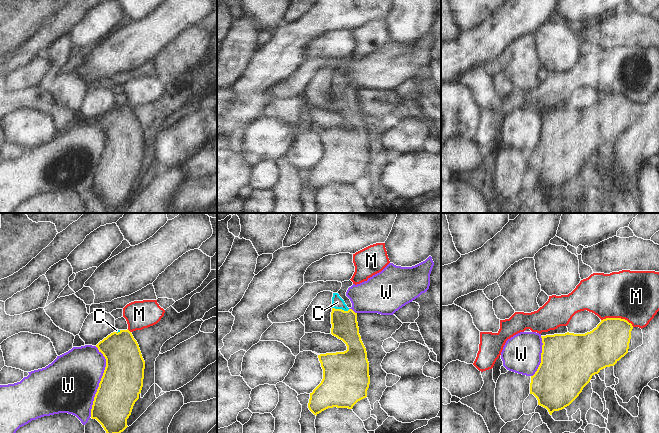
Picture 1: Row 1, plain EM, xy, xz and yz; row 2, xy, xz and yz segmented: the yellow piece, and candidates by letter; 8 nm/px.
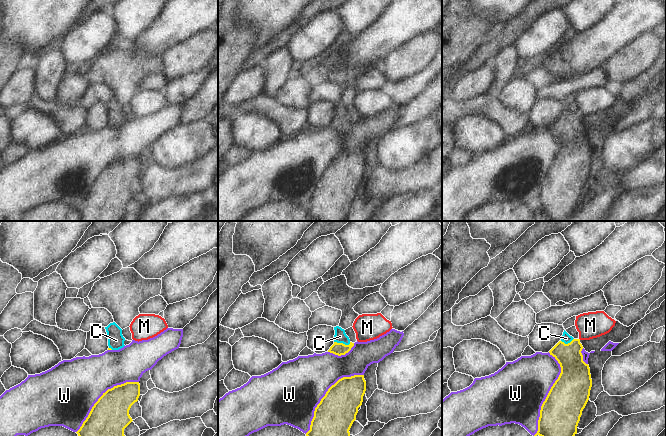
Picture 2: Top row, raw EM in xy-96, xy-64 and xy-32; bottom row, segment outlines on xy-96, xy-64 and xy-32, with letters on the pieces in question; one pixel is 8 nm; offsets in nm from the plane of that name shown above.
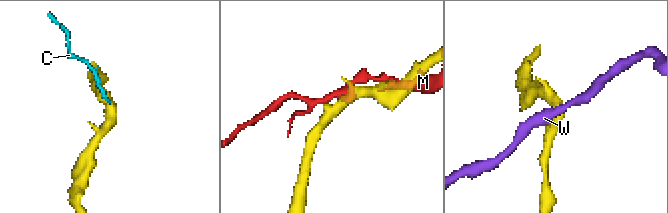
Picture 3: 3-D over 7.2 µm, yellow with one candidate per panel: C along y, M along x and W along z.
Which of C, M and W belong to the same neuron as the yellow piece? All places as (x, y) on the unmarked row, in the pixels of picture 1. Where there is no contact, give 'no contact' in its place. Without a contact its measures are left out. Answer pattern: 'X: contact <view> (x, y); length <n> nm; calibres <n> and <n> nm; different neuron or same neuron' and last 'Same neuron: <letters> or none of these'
C: contact xz (341, 85); length 140 nm; calibres 200 and 100 nm; same neuron
M: contact yz (617, 94); length 280 nm; calibres 320 and 400 nm; different neuron
W: contact xy (100, 157); length 550 nm; calibres 340 and 440 nm; different neuron
Same neuron: C

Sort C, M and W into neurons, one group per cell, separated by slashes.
C / M / W

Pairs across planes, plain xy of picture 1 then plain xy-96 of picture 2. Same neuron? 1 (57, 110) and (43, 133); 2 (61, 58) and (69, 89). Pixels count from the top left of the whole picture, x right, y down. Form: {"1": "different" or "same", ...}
{"1": "different", "2": "different"}

